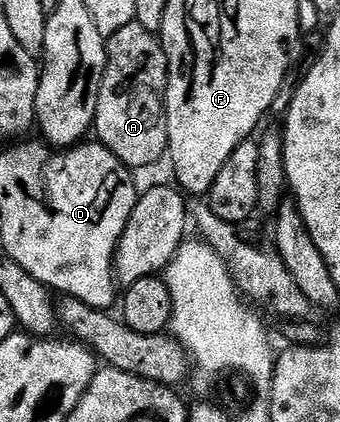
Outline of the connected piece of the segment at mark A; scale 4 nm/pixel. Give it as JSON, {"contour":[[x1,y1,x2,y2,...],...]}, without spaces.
{"contour":[[137,20,109,35,106,67,98,93,92,127,97,141,109,148,125,166,150,166,163,161,166,140,166,81,170,75,162,43]]}

